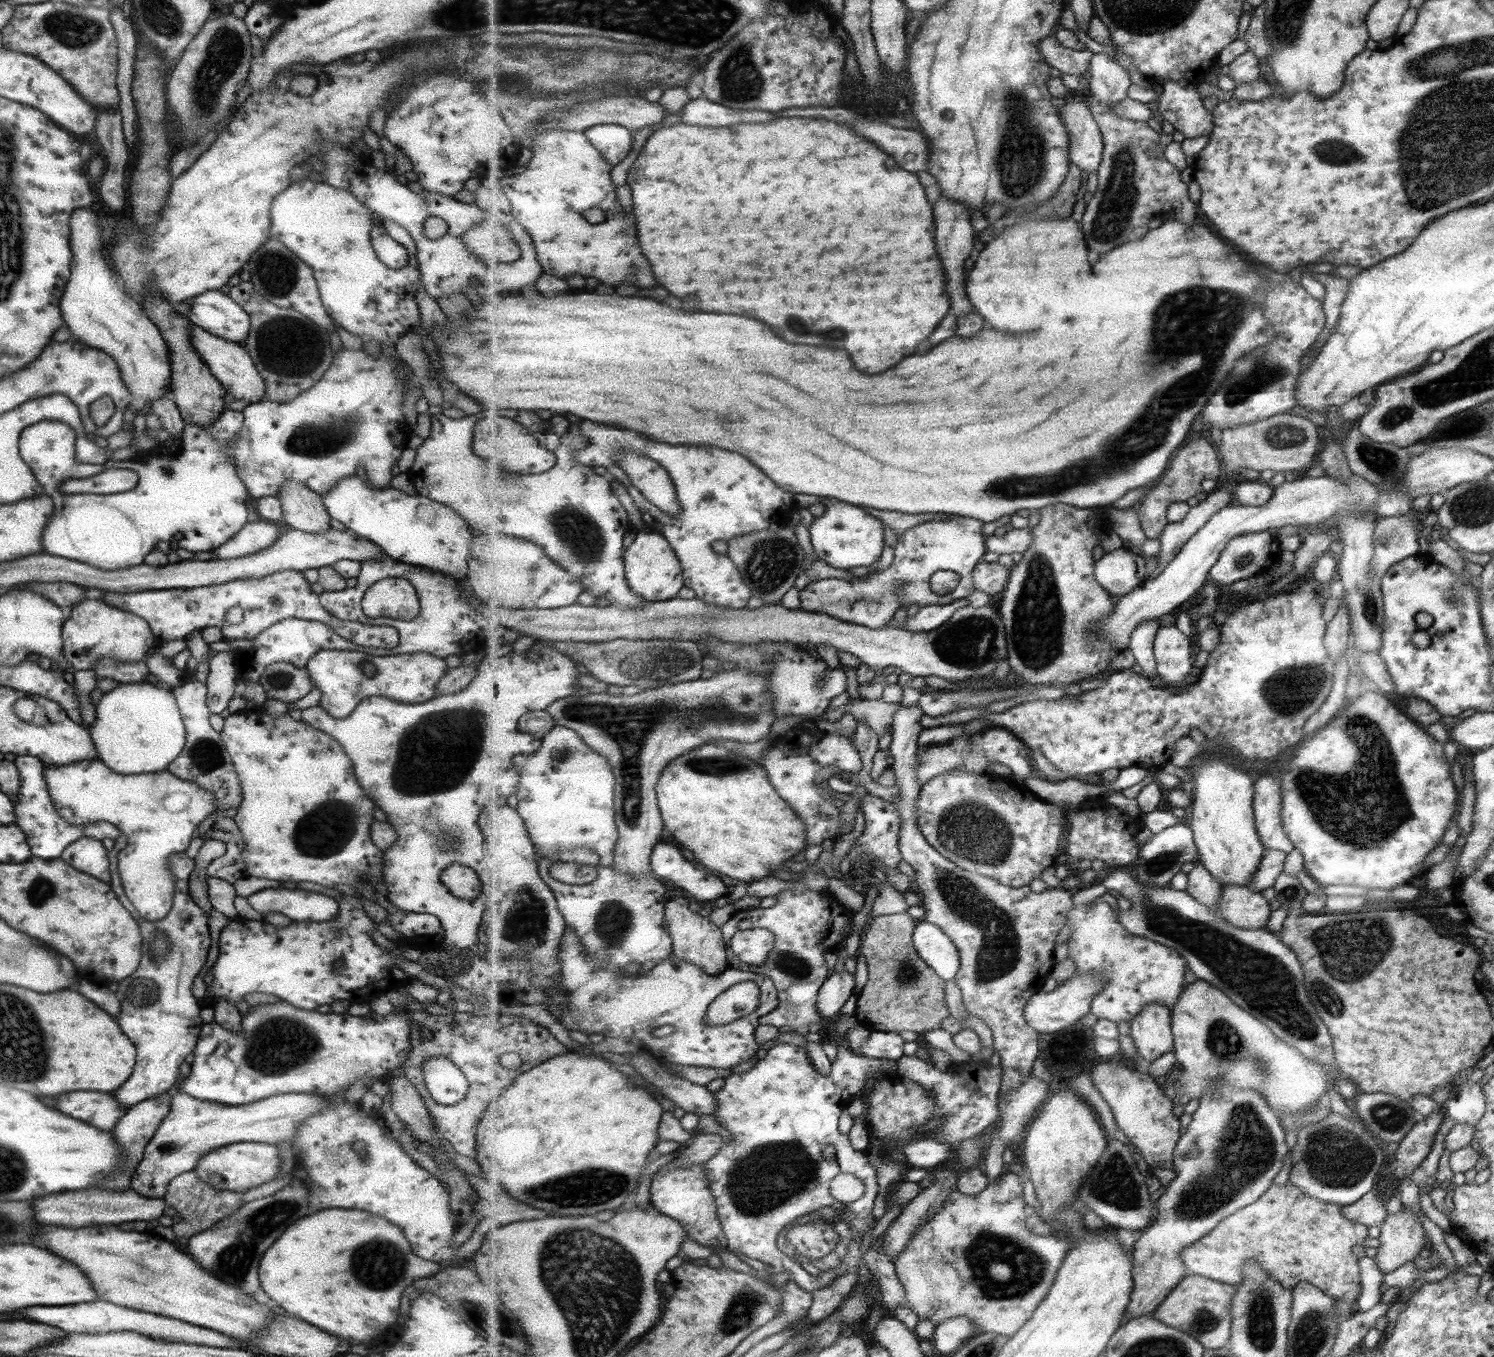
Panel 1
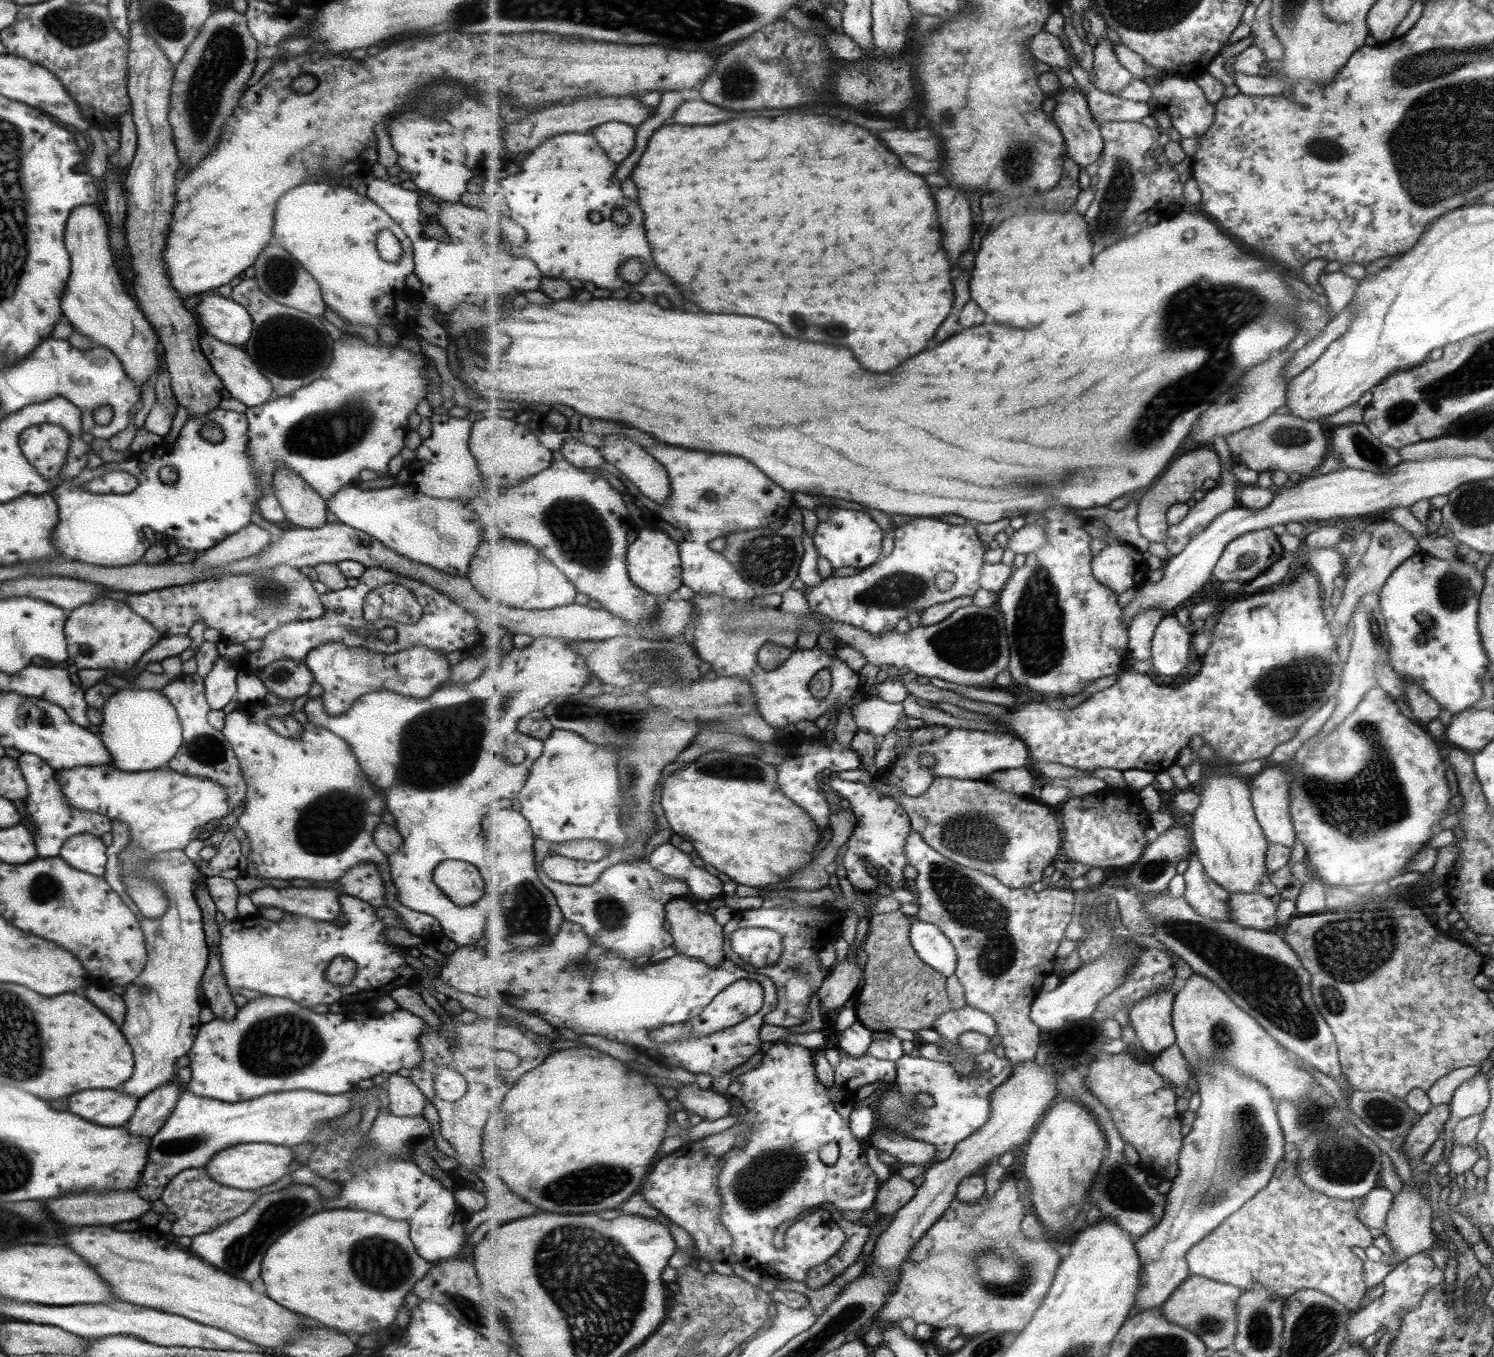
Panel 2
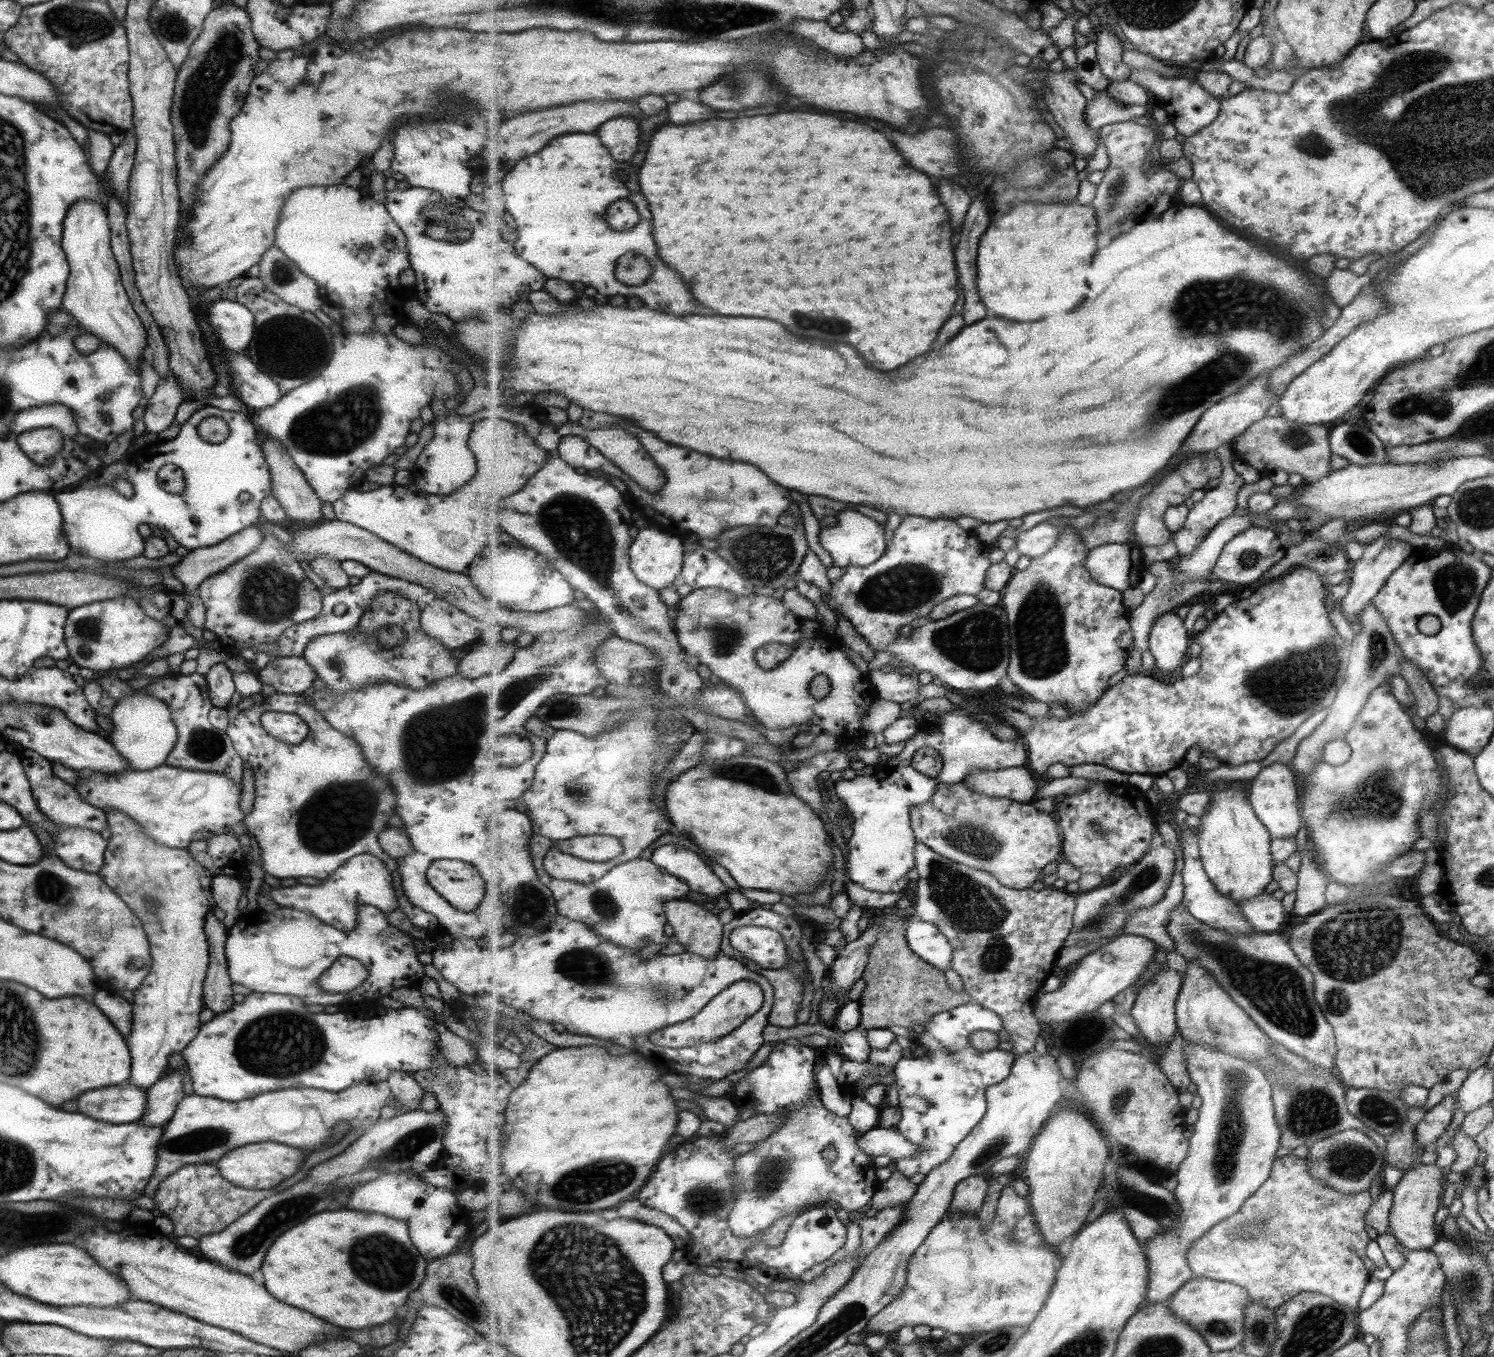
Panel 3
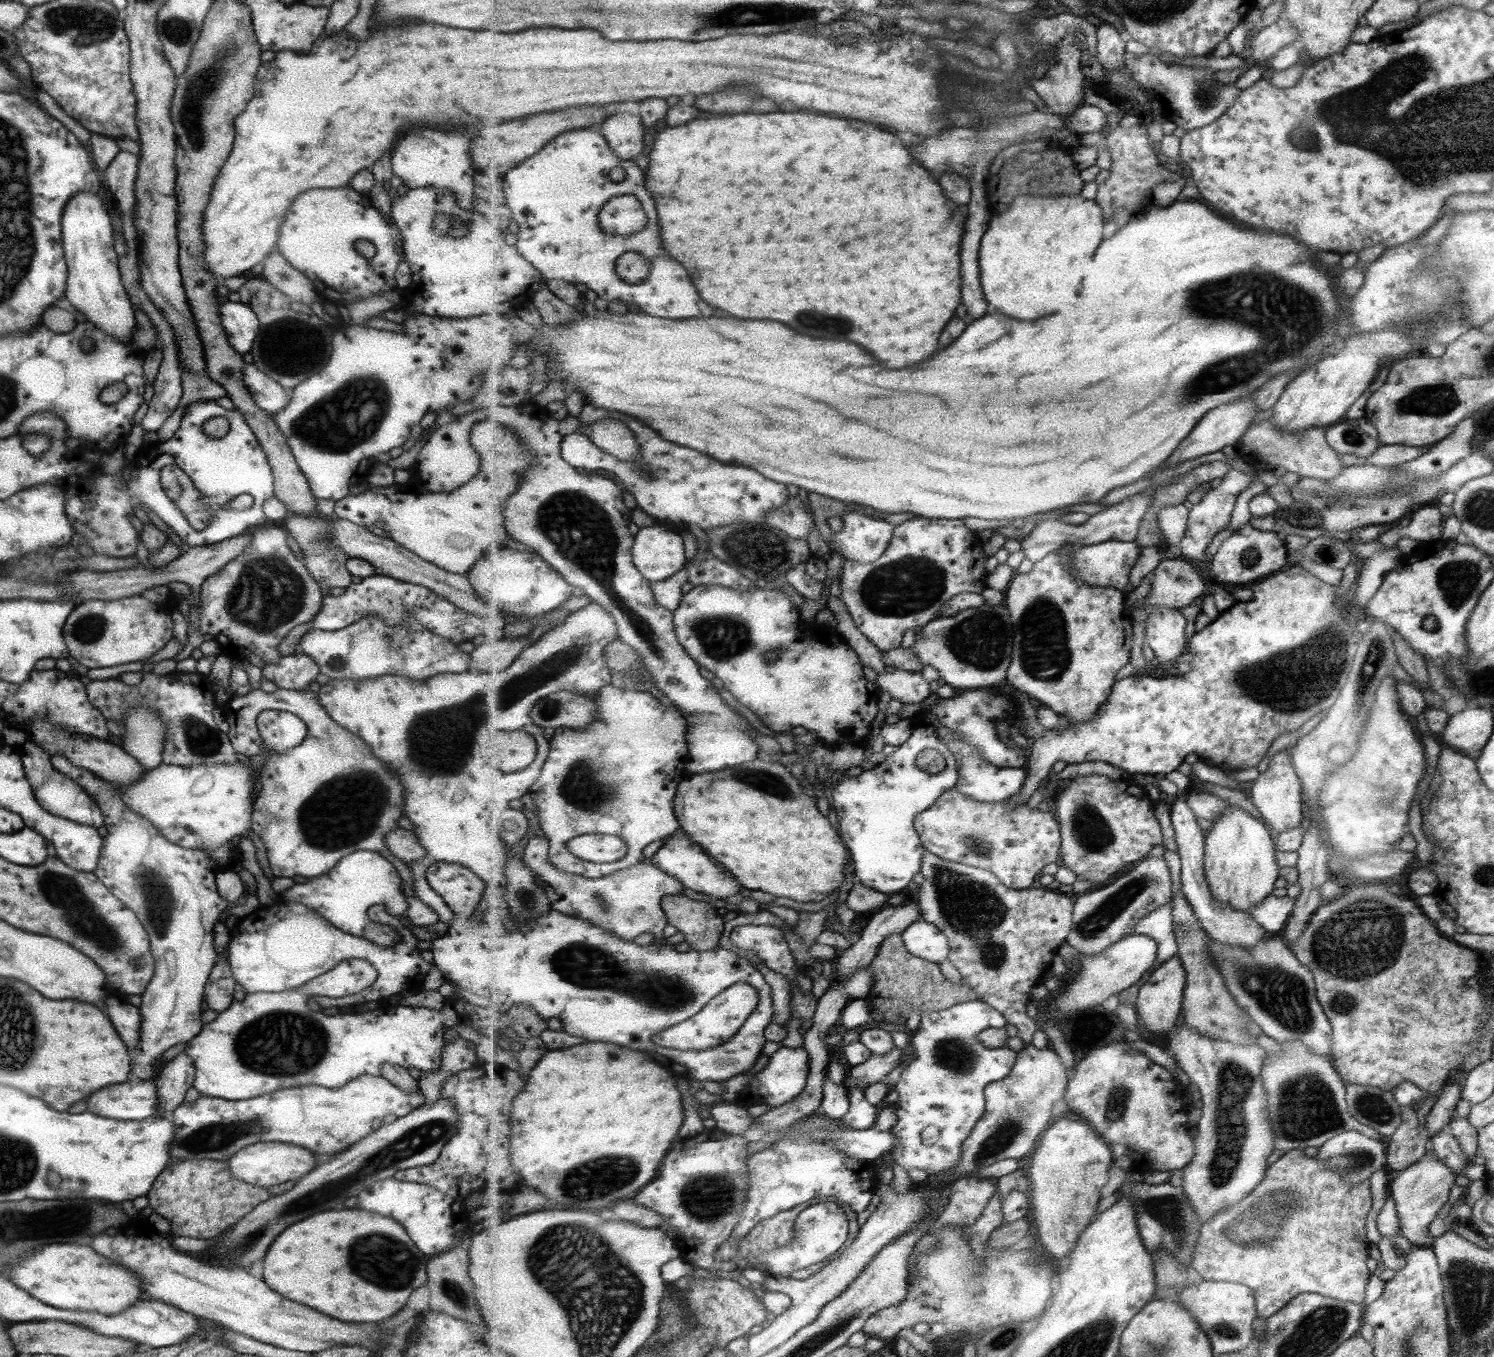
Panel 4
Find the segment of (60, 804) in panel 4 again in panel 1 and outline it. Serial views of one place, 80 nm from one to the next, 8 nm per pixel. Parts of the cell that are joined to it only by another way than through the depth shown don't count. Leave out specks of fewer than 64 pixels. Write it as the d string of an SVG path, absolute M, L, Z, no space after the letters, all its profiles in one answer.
M16 756L12 763L17 767L20 780L19 790L12 797L15 815L14 825L18 826L25 835L32 856L43 860L57 859L67 845L81 837L98 841L103 840L103 838L111 838L114 841L117 838L120 832L108 822L96 820L84 825L74 825L58 815L51 802L50 794L47 792L46 782L42 775L44 765L39 759L31 756Z

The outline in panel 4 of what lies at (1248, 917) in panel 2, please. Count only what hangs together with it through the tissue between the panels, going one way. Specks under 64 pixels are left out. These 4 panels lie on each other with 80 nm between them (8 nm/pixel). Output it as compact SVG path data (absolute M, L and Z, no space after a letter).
M1270 895L1249 913L1268 932L1279 932L1293 907L1294 900L1291 898Z

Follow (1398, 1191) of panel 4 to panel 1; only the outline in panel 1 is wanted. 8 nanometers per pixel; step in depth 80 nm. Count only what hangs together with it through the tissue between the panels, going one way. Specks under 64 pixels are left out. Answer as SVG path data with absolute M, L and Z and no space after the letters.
M1404 1205L1398 1213L1386 1214L1378 1229L1379 1247L1373 1260L1382 1276L1412 1261L1419 1251L1426 1251L1429 1246L1417 1215Z

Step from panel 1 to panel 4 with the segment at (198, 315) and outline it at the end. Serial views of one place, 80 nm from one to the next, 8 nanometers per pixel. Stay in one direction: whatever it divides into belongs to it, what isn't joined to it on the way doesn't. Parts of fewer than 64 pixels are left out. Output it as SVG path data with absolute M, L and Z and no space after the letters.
M225 299L220 303L218 311L231 348L240 355L249 352L258 333L259 323L255 313L244 304Z

